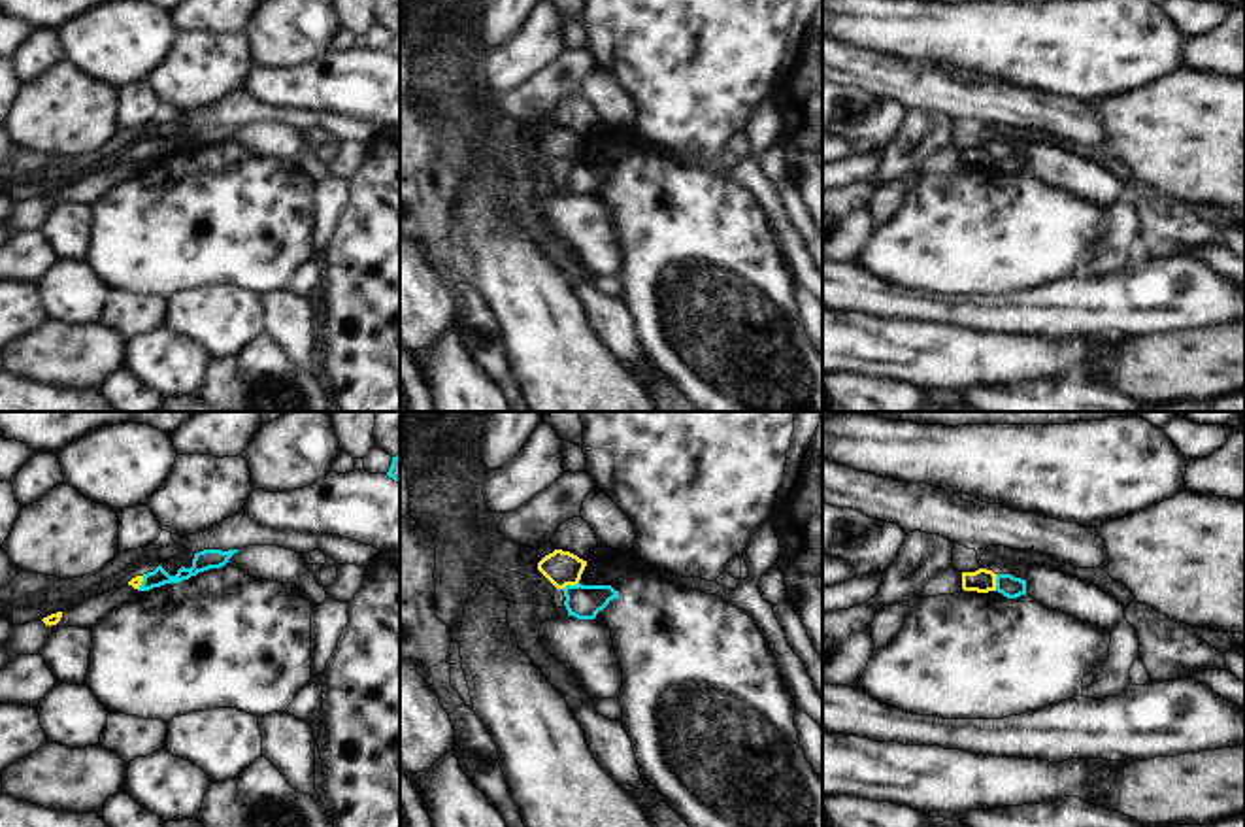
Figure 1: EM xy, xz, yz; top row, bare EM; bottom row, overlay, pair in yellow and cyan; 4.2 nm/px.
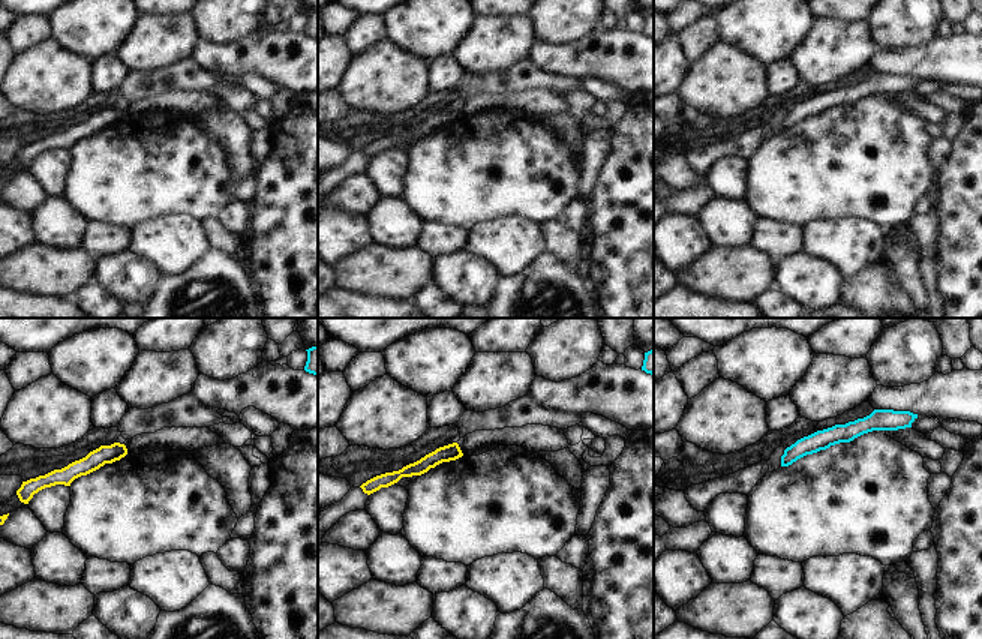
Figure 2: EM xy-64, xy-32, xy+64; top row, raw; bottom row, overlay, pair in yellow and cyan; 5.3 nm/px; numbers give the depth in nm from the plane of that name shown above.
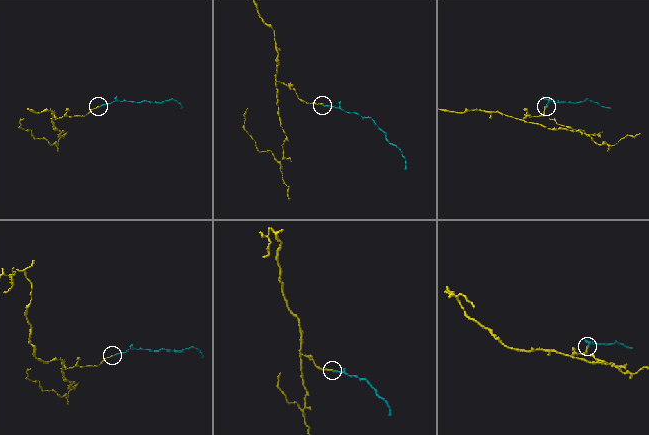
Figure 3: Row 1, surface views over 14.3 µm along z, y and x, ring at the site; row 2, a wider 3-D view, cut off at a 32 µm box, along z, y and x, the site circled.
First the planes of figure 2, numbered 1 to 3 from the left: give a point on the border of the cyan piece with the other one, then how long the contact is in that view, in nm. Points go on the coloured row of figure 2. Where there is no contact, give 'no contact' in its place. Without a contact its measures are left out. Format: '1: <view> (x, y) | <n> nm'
1: no contact
2: no contact
3: no contact

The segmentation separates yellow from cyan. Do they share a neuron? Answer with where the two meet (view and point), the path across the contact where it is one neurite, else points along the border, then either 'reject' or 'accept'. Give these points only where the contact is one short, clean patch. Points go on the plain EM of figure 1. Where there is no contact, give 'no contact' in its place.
contact xz (570, 161); reject

